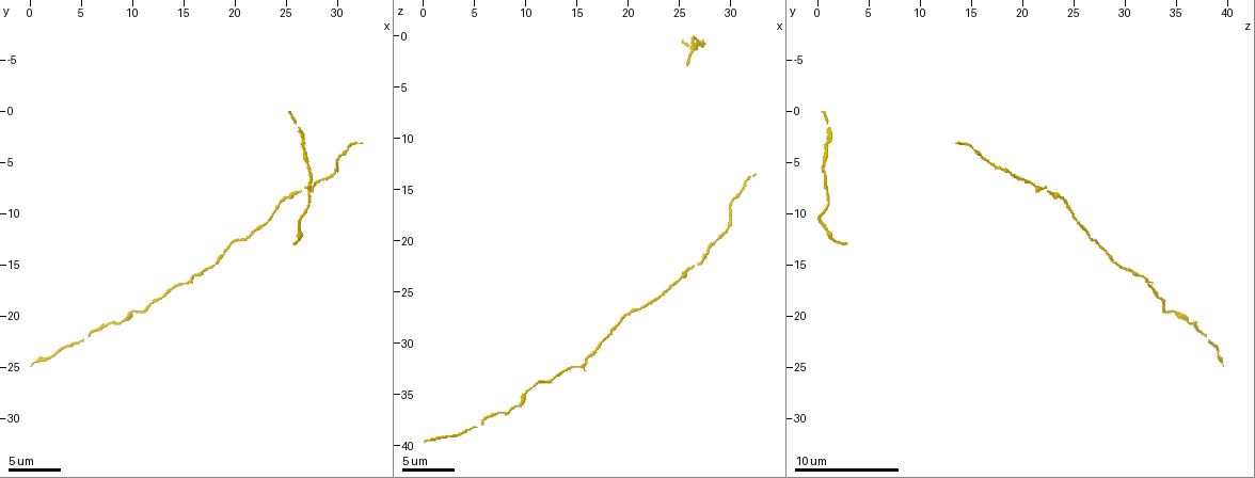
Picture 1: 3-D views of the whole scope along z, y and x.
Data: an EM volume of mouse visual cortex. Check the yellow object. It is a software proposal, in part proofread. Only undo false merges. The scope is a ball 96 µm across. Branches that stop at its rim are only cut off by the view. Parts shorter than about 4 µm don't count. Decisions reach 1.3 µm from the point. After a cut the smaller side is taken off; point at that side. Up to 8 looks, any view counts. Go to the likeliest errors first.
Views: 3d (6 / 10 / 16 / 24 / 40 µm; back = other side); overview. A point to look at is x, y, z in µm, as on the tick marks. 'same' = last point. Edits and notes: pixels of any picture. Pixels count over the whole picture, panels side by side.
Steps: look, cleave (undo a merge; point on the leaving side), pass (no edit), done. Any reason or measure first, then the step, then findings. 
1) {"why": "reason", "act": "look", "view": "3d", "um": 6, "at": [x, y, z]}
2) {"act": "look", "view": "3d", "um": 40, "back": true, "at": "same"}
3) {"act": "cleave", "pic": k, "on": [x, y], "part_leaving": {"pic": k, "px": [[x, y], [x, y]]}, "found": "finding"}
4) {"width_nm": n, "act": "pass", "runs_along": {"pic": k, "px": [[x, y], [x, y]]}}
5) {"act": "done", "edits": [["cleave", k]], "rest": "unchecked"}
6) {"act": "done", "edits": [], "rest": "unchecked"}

{"act": "look", "view": "3d", "um": 6, "at": [10.2, 19.6, 34.6]}

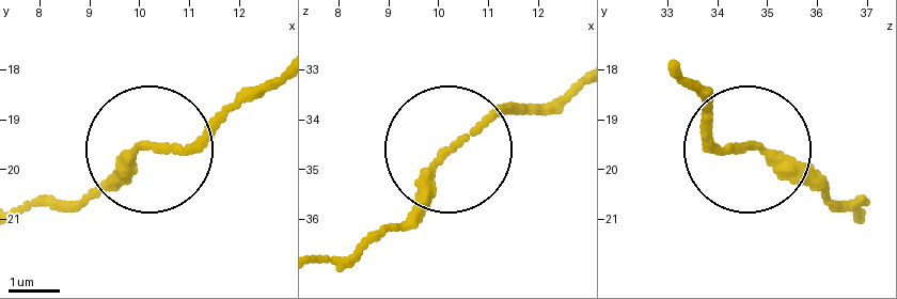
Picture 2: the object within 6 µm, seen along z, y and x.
{"act": "look", "view": "3d", "um": 6, "back": true, "at": [10.25, 19.55, 34.55]}

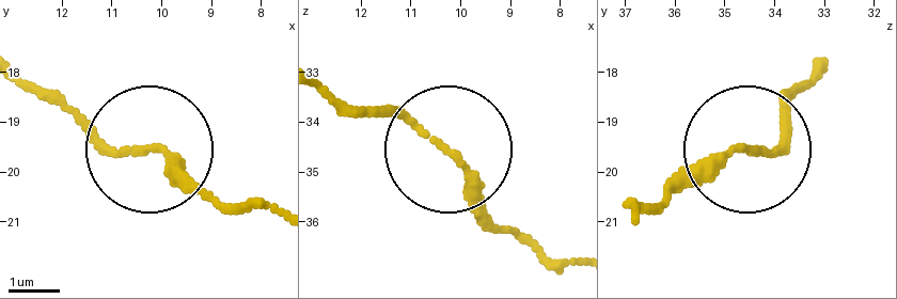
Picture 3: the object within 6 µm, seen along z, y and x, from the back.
{"width_nm": 140, "act": "pass", "found": "all the same neuron"}

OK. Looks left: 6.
{"why": "thick turns thin", "act": "look", "view": "3d", "um": 10, "at": [26.6, 10.2, 0.2]}

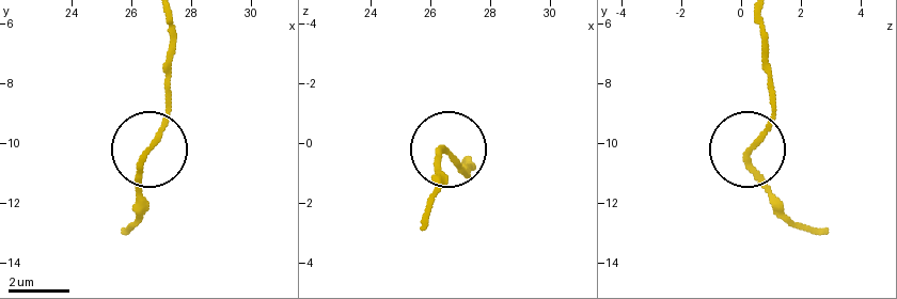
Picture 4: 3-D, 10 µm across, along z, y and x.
{"act": "look", "view": "3d", "um": 10, "back": true, "at": [26.5, 10.3, 0.2]}

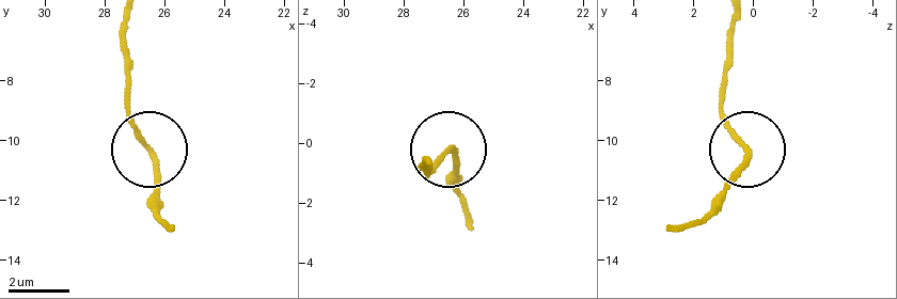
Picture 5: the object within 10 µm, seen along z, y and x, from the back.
{"width_nm": 180, "act": "pass", "found": "one neuron here"}

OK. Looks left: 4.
{"why": "a narrow waist", "act": "look", "view": "3d", "um": 10, "at": [17.8, 15.4, 29.6]}

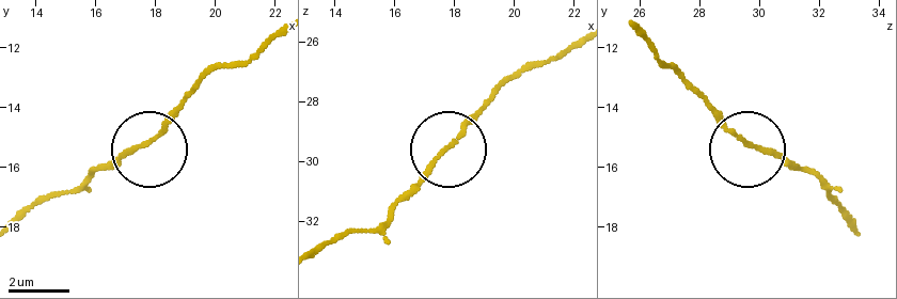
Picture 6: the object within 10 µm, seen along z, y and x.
{"width_nm": 120, "act": "pass", "runs_along": {"pic": 6, "px": [[578, 38], [517, 72], [389, 207]]}, "found": "all the same neuron"}

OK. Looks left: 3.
{"why": "a narrow waist", "act": "look", "view": "3d", "um": 10, "at": [15.2, 17.0, 32.4]}

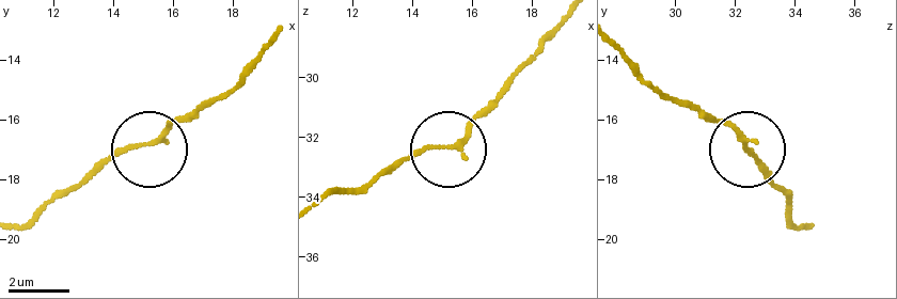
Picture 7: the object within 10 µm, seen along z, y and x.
{"act": "pass", "runs_along": {"pic": 7, "px": [[272, 43], [214, 101], [150, 140], [120, 147], [76, 186]]}, "found": "one neuron here"}

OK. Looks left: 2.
{"act": "done", "edits": [], "rest": "unchecked"}

